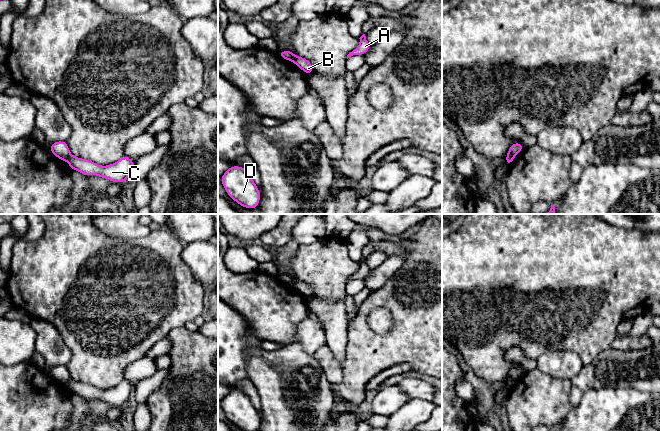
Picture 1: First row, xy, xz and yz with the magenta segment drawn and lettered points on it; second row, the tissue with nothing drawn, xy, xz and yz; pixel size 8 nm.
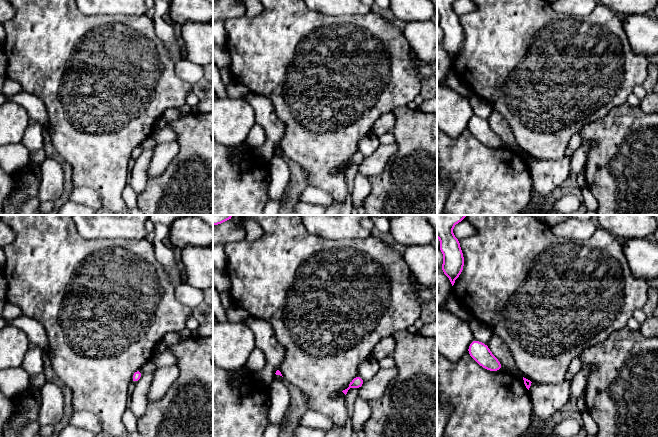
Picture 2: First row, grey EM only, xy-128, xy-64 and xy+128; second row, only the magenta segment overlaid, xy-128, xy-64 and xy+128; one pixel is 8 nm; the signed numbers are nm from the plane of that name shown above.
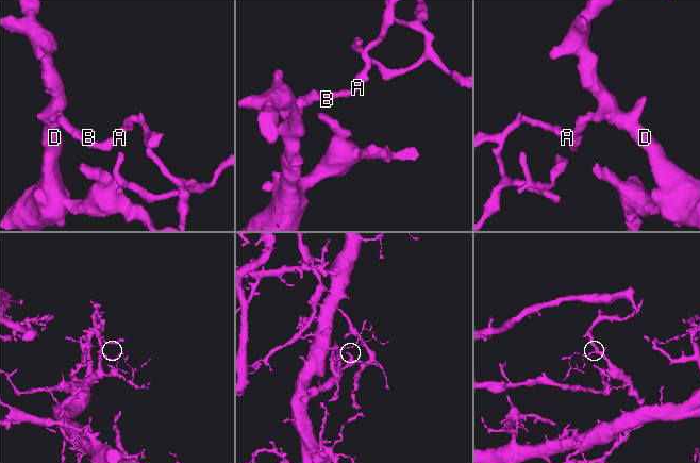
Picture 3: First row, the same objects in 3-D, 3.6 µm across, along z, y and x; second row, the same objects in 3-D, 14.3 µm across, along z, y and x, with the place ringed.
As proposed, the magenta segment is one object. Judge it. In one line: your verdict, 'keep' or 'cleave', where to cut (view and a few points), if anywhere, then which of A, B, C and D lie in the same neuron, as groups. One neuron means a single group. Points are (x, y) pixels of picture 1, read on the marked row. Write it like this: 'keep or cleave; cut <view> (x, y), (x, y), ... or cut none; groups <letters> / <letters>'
cleave; cut xz (292, 54), (293, 61); groups A B C / D

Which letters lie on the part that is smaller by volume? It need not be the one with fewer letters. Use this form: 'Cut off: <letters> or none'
Cut off: A, B, C

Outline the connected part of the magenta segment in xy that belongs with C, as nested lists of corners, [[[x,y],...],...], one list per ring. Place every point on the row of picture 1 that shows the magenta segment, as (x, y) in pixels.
[[[70,155],[66,161],[72,170],[78,171],[85,176],[97,175],[114,183],[126,182],[135,164],[135,161],[125,155],[116,163],[107,166],[100,166],[90,160],[73,155]]]

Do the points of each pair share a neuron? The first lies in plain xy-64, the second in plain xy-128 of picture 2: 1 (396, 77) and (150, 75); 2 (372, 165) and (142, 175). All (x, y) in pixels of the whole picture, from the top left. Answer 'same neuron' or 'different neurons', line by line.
1: same neuron
2: different neurons

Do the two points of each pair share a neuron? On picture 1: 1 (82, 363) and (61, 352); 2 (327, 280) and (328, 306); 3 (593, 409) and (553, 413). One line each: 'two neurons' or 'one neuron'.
1: two neurons
2: two neurons
3: two neurons

